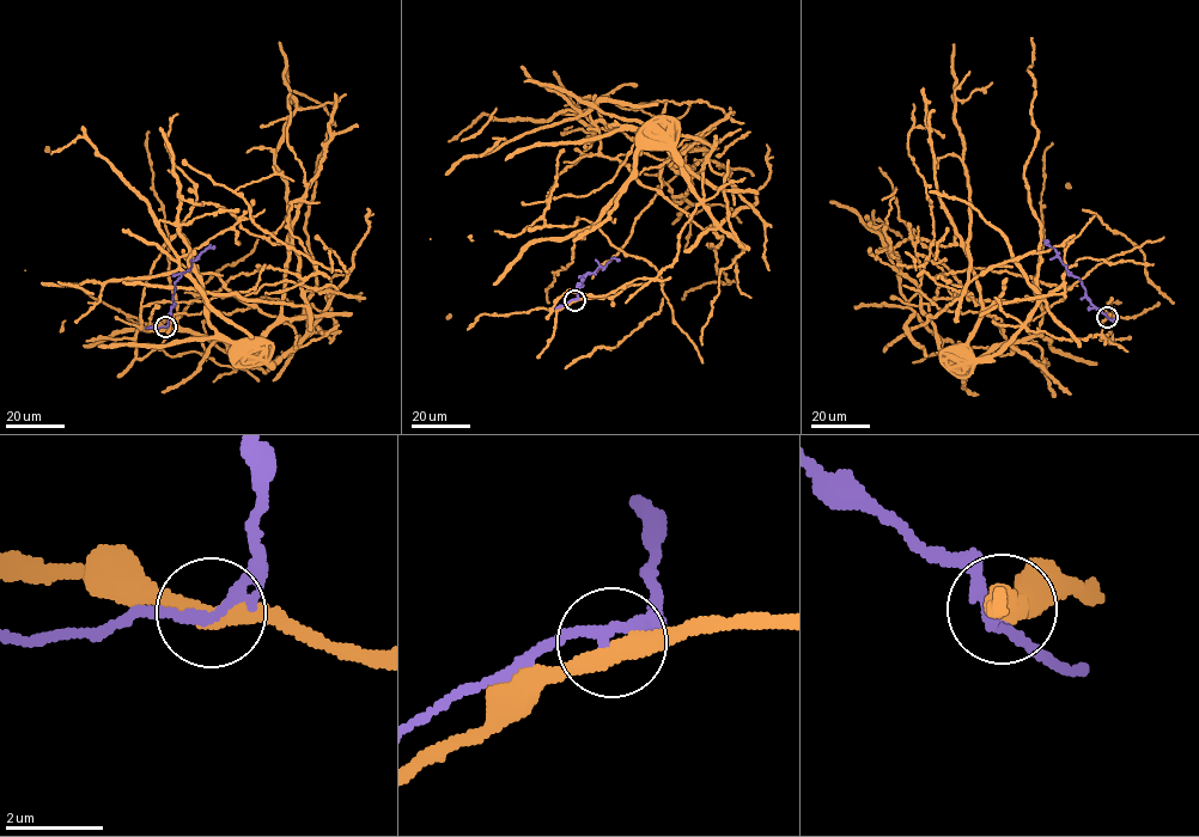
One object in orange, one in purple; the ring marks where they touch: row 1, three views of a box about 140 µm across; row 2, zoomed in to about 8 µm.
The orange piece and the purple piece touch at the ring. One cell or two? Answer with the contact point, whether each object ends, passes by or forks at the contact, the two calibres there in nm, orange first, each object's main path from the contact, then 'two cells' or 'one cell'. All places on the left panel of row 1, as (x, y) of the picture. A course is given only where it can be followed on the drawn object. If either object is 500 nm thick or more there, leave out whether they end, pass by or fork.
at (165, 327); orange passes by; purple passes by; 400 nm thick on the orange side, 220 nm on the other; orange runs (165, 327), (192, 330), (243, 366), (266, 371), (293, 349), (271, 362), (262, 346), (256, 346); purple runs (165, 327), (175, 282), (201, 252), (214, 245); two cells

